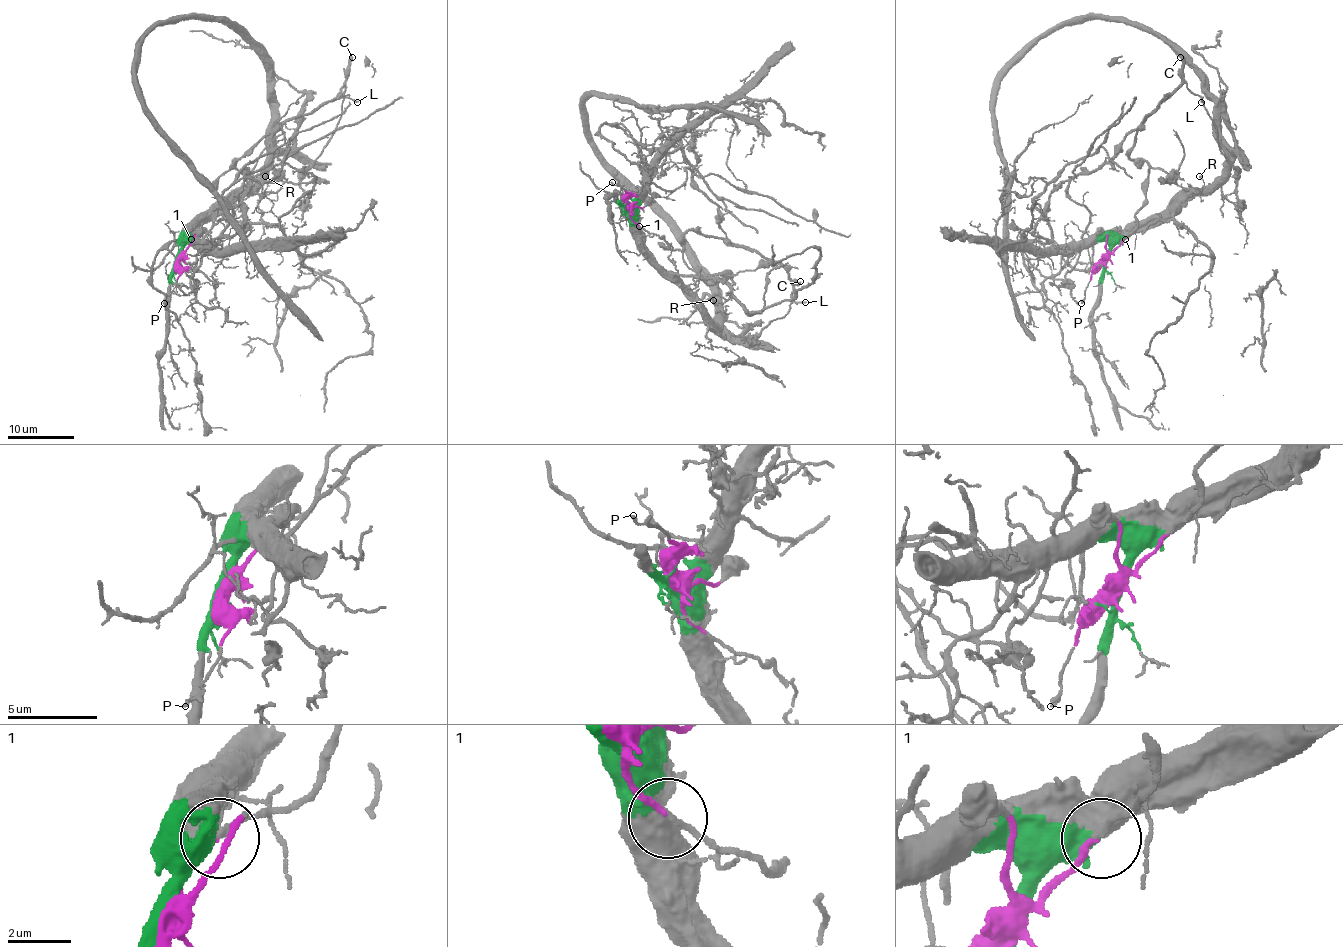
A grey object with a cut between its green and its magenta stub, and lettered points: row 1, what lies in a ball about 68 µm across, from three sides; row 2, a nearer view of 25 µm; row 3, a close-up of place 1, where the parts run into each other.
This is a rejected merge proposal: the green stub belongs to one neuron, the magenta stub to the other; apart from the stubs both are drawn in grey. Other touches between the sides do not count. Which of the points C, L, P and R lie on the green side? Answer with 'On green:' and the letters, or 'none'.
On green: R

